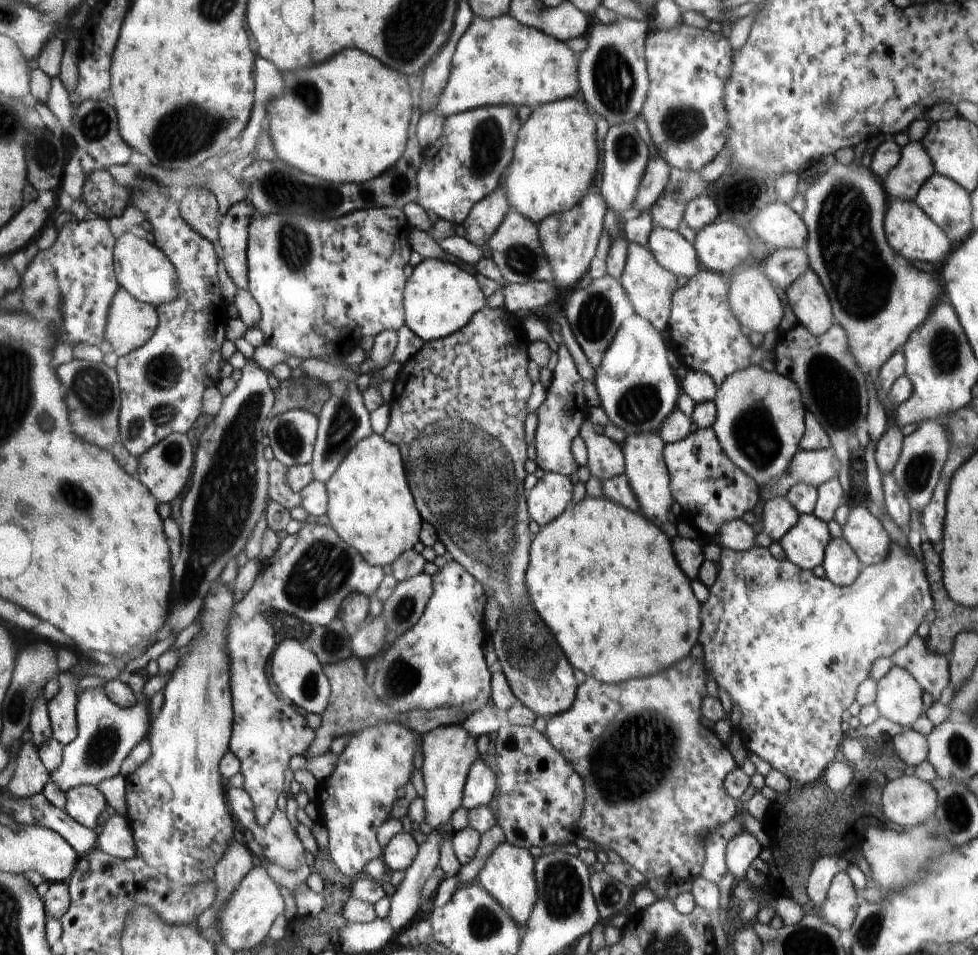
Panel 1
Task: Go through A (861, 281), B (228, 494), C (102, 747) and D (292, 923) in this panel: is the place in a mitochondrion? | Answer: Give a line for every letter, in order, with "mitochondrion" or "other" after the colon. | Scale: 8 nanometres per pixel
A: mitochondrion
B: mitochondrion
C: mitochondrion
D: other

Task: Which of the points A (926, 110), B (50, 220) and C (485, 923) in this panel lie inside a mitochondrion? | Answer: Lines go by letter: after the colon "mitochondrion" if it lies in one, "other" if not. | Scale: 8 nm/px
A: other
B: other
C: mitochondrion

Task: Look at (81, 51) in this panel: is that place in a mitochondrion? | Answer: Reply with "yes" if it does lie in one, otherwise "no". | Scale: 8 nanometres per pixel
no

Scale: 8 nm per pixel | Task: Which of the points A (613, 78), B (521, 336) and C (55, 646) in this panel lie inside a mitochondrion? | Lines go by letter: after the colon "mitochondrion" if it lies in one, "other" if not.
A: mitochondrion
B: other
C: other

